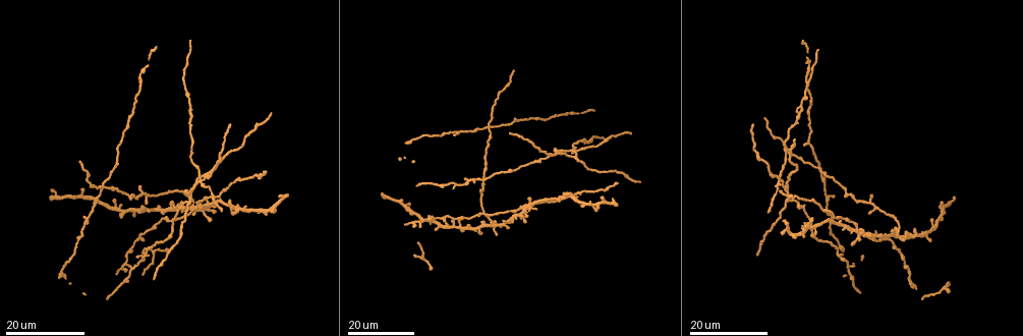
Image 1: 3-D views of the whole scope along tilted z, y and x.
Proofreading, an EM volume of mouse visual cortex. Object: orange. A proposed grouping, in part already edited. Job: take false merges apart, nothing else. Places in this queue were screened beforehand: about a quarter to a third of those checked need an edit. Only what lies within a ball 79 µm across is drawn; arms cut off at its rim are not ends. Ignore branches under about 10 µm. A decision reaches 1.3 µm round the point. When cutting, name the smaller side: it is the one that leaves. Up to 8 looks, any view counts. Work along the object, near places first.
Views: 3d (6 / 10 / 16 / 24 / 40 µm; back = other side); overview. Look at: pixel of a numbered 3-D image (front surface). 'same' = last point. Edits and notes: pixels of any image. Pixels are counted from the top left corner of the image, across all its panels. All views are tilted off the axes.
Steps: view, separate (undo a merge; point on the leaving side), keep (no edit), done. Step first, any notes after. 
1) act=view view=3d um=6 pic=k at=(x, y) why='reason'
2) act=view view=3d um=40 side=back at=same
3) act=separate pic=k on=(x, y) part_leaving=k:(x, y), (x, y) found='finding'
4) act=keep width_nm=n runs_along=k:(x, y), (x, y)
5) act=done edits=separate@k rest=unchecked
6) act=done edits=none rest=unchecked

act=view view=3d um=16 pic=1 at=(187, 99) why='sudden change in width'

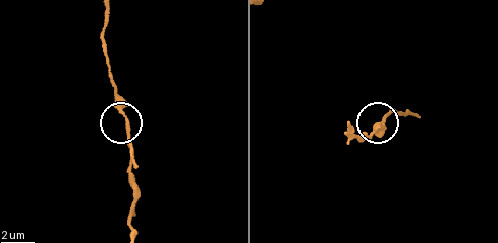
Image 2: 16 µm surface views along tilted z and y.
act=view view=3d um=6 pic=2 at=(126, 124)

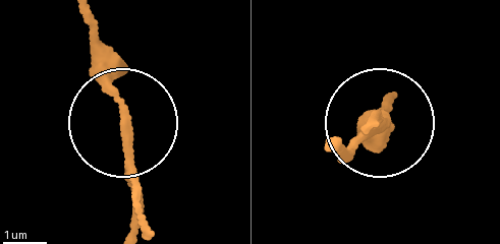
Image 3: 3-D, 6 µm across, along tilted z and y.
act=keep width_nm=180 runs_along=3:(137, 228), (127, 121), (95, 26) found='all the same neuron'

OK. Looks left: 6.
act=view view=3d um=24 pic=1 at=(839, 217) why='branch point'

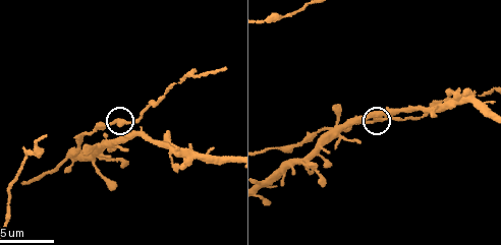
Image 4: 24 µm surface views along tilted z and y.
act=view view=3d um=6 pic=4 at=(120, 121)

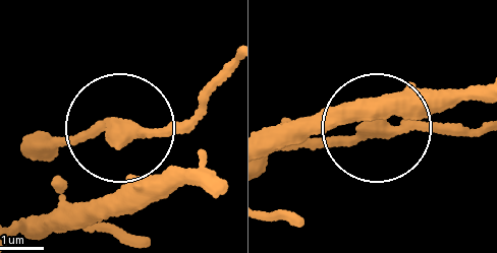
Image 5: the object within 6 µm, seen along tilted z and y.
act=view view=3d um=6 side=back pic=5 at=(381, 131)

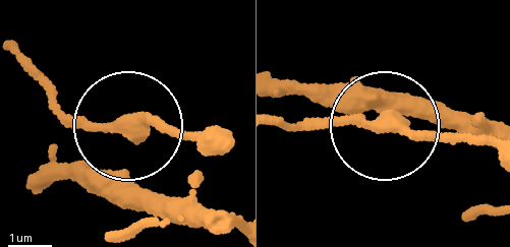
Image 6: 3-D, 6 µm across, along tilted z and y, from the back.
act=keep width_nm=260 runs_along=6:(205, 220), (147, 198), (123, 132), (81, 121), (27, 72) found='all the same neuron'

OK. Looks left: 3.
act=view view=3d um=16 pic=1 at=(778, 181) why='four-way junction'

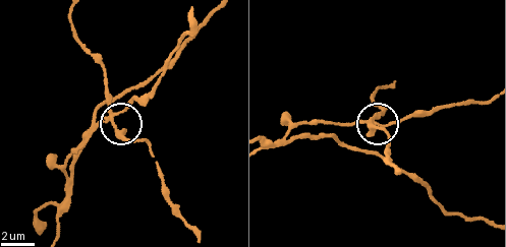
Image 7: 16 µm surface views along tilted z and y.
act=view view=3d um=6 pic=7 at=(111, 116)

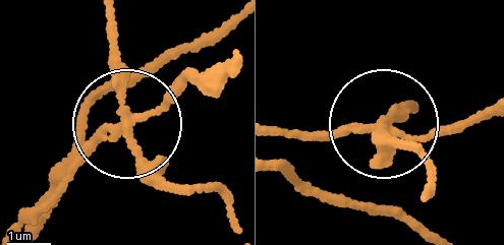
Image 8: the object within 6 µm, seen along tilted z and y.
act=separate pic=8 on=(156, 183) width_nm=190 part_leaving=8:(122, 123), (112, 13) found='two neurons meet here'

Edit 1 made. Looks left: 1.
act=done edits=separate@8 rest=unchecked

